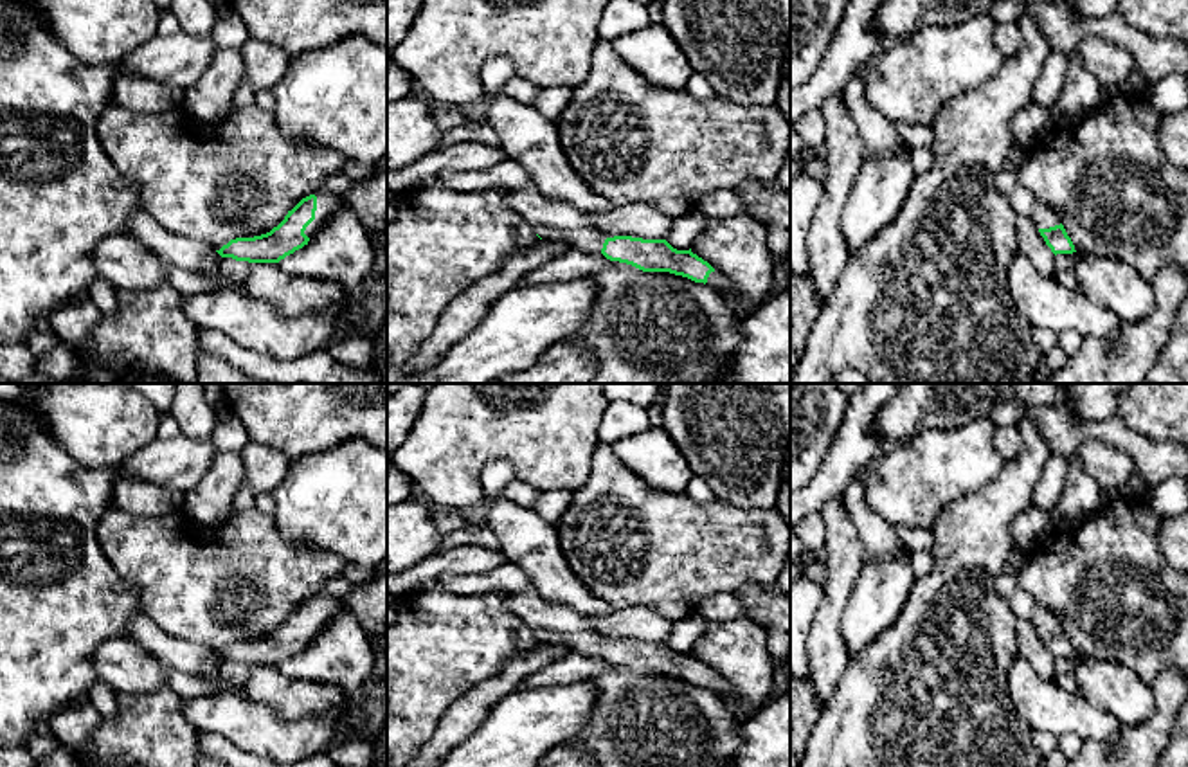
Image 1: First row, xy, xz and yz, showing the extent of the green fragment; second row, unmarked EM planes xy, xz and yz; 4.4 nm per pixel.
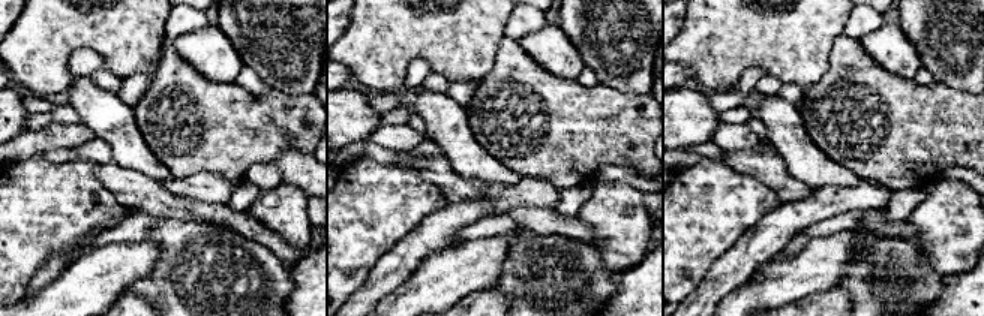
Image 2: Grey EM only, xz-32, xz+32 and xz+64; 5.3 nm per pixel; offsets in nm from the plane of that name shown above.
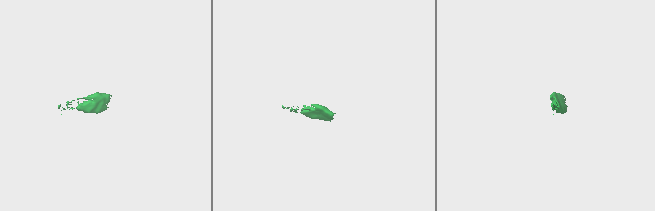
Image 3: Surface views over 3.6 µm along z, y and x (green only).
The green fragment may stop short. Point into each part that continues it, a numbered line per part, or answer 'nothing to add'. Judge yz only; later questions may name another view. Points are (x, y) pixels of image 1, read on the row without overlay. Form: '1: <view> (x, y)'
1: yz (1043, 620)

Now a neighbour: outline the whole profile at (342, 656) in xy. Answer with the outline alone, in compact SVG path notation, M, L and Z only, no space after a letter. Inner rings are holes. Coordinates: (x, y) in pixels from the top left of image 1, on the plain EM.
M347 607L340 610L310 645L277 670L293 681L333 684L349 695L362 695L380 672L369 636Z

